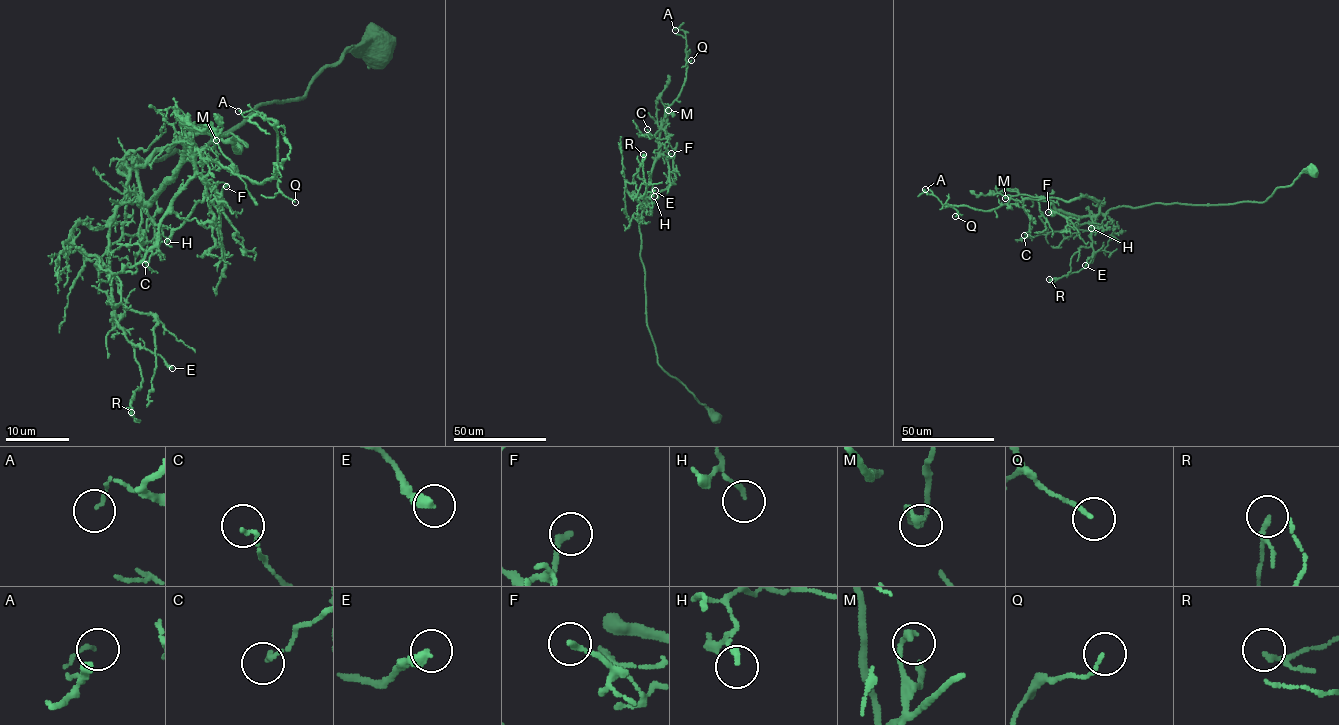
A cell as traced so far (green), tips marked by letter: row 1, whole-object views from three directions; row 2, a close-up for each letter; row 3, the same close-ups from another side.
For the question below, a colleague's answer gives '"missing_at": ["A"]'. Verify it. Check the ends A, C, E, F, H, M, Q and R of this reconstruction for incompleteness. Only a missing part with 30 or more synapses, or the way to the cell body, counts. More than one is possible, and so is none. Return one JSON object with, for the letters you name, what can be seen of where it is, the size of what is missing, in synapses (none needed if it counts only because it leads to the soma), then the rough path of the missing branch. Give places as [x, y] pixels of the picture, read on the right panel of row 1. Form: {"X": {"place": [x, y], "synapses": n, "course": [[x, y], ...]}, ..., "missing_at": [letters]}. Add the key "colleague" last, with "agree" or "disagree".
{"missing_at": [], "colleague": "disagree"}

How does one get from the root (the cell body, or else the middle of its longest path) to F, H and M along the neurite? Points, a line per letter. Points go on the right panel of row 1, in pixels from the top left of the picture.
F: (1311, 171), (1262, 202), (1155, 203), (1105, 214), (1099, 207), (1089, 216), (1051, 204), (1048, 212)
H: (1311, 171), (1262, 202), (1155, 203), (1116, 207), (1105, 214), (1099, 207), (1091, 228)
M: (1311, 171), (1262, 202), (1155, 203), (1105, 214), (1099, 207), (1097, 215), (1078, 216), (1047, 201), (1005, 198)

